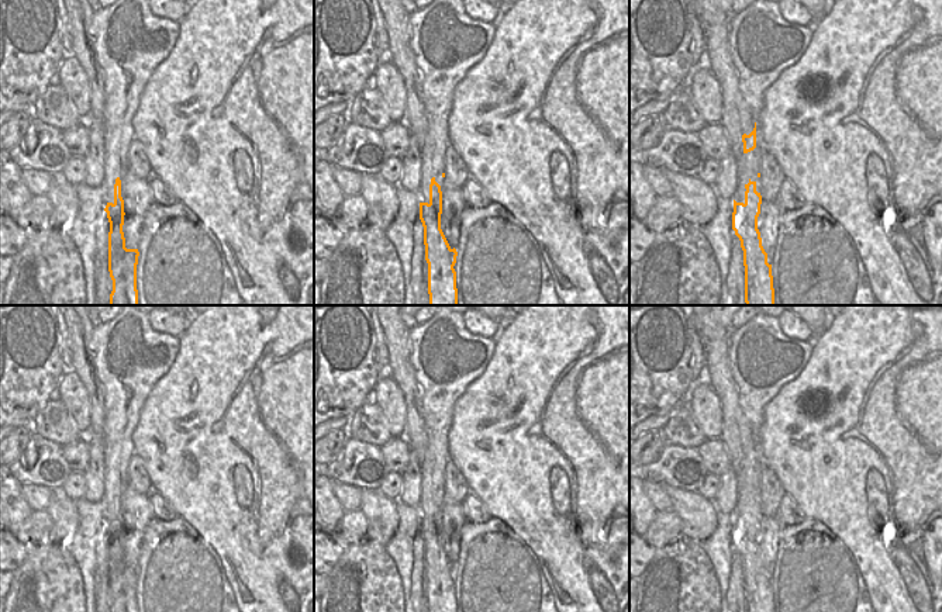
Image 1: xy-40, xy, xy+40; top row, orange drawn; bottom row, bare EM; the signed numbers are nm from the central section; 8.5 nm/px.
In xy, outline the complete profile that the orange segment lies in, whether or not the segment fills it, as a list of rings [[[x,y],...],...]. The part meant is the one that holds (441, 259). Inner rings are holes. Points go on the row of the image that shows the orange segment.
[[[434,0],[417,8],[408,18],[411,24],[411,49],[422,76],[422,94],[428,134],[420,149],[420,219],[424,227],[425,260],[428,263],[429,305],[458,305],[456,263],[458,252],[451,248],[442,229],[442,191],[445,190],[445,151],[448,144],[448,115],[452,110],[453,89],[467,70],[486,55],[496,27],[472,18],[463,0]]]

